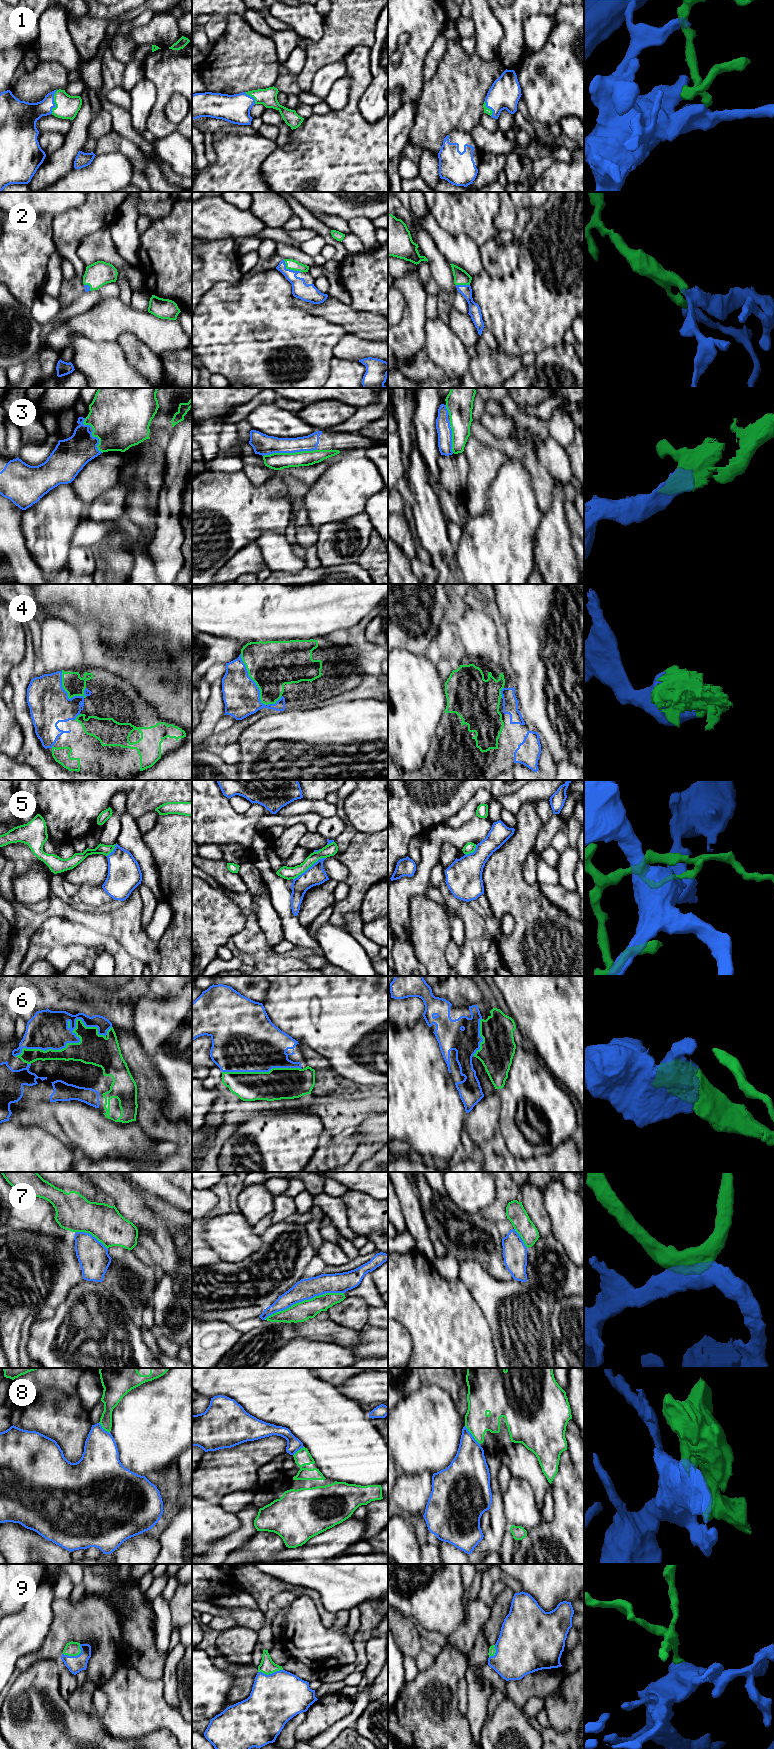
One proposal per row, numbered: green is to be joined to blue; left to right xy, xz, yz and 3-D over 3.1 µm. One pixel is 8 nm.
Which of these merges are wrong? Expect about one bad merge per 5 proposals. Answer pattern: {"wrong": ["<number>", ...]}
{"wrong": ["5", "8"]}

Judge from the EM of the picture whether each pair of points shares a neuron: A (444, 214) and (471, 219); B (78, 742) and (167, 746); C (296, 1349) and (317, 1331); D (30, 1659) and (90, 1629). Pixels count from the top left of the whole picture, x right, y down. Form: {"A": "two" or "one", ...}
{"A": "one", "B": "one", "C": "two", "D": "one"}

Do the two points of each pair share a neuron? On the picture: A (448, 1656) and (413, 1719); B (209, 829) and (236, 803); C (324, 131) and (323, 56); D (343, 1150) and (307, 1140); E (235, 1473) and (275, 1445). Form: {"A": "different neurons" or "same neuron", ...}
{"A": "same neuron", "B": "different neurons", "C": "different neurons", "D": "different neurons", "E": "same neuron"}

